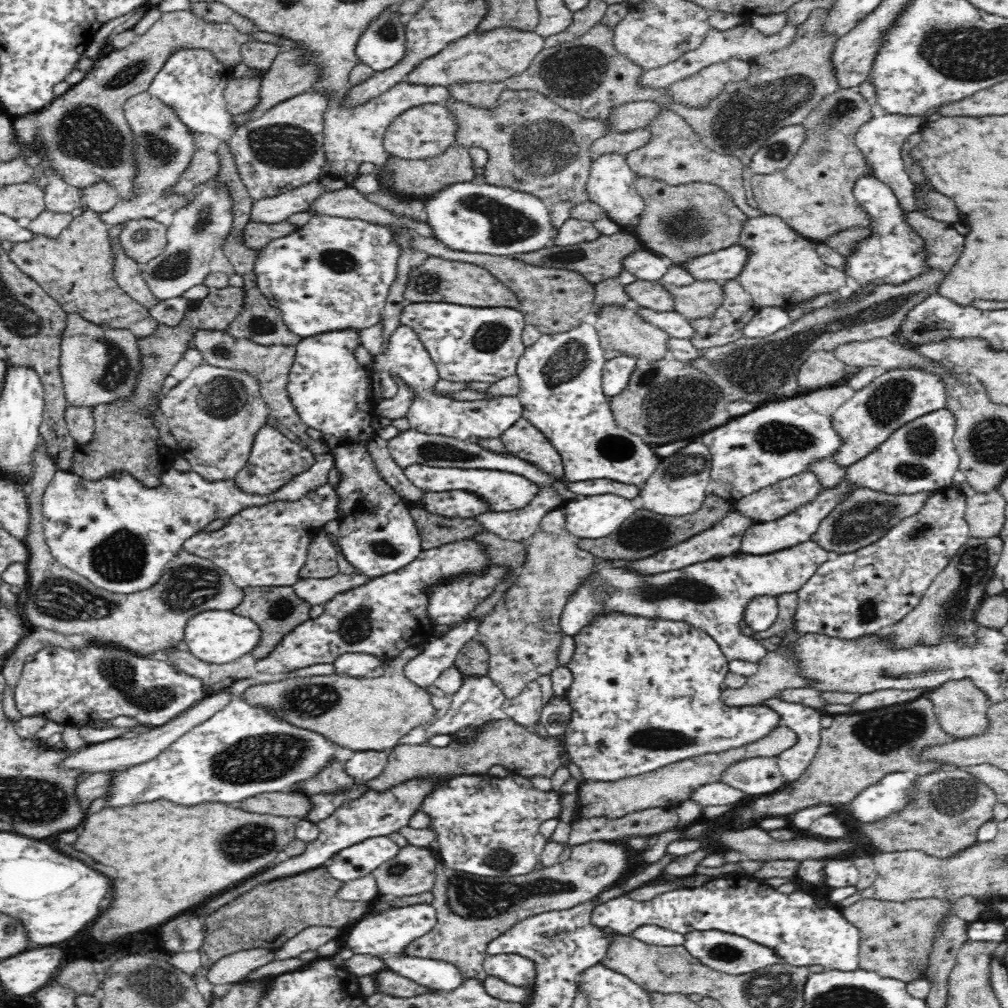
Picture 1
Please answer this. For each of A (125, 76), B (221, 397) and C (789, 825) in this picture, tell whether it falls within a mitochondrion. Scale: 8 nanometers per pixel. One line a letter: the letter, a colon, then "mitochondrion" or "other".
A: mitochondrion
B: mitochondrion
C: other

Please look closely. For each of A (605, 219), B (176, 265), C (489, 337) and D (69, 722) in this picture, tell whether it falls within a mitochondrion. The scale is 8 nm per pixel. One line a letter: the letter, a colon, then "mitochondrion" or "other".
A: other
B: mitochondrion
C: mitochondrion
D: other

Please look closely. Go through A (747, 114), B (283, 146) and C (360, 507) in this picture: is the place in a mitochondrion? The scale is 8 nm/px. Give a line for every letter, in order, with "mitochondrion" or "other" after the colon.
A: mitochondrion
B: mitochondrion
C: other

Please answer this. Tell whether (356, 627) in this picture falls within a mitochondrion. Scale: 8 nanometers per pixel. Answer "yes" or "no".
yes

